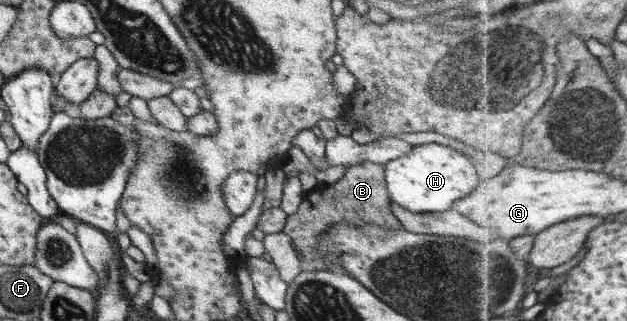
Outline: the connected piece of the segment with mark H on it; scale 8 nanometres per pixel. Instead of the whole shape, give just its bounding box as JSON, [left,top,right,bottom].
[382,143,481,213]

